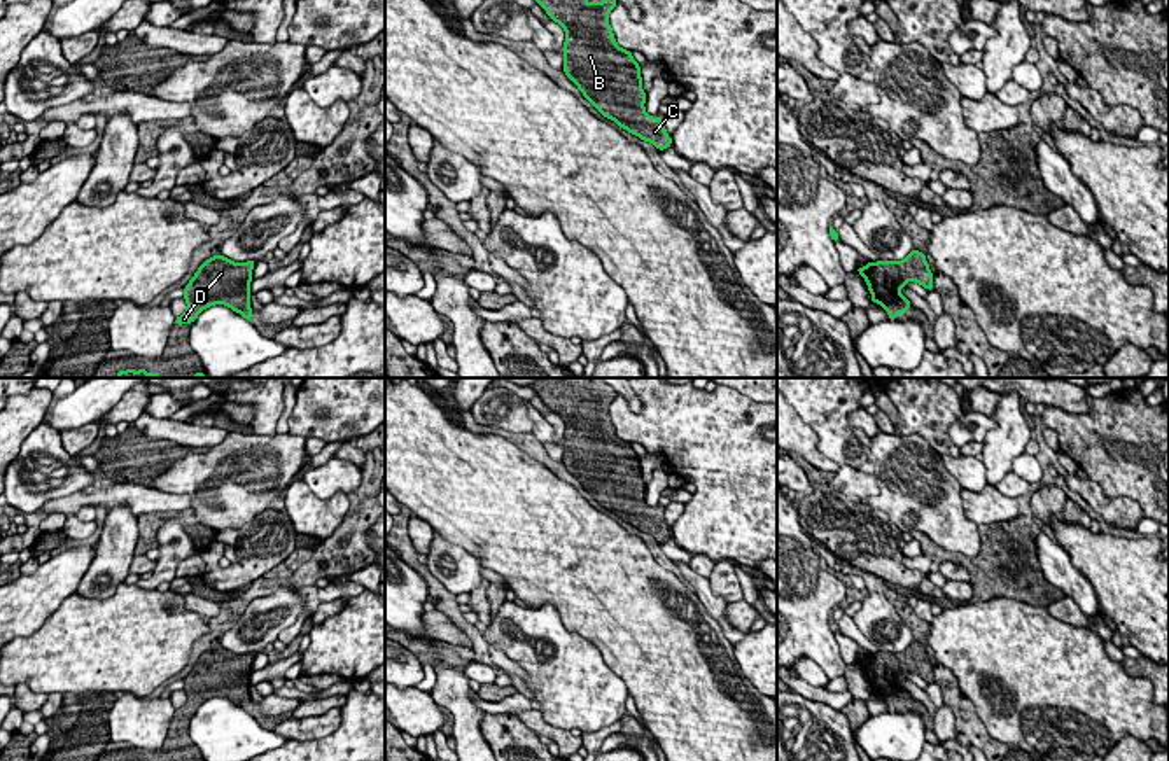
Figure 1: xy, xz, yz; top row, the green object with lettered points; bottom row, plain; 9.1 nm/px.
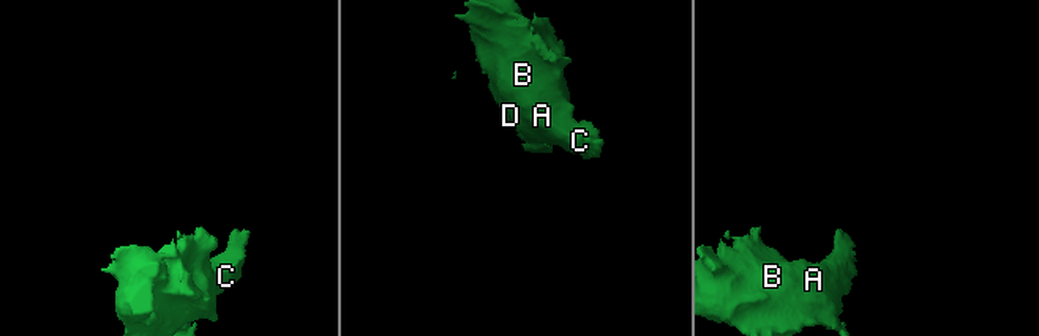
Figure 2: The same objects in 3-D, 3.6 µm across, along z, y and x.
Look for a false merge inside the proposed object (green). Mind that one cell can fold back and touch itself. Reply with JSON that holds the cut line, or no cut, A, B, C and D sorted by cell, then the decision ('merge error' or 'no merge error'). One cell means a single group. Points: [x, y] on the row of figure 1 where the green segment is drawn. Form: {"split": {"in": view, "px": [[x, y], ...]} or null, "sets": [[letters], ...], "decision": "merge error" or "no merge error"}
{"split": null, "sets": [["A", "B", "C", "D"]], "decision": "no merge error"}

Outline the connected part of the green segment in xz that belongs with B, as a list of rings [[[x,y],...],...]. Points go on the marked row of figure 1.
[[[536,0],[565,30],[565,75],[583,96],[620,128],[653,143],[658,150],[672,145],[662,117],[646,112],[640,65],[620,47],[609,14],[616,0]]]

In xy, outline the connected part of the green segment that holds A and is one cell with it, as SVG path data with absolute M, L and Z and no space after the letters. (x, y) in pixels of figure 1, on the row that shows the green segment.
M224 255L206 259L184 287L186 311L175 318L177 325L192 324L198 315L215 304L229 306L252 320L250 282L256 261L234 262Z

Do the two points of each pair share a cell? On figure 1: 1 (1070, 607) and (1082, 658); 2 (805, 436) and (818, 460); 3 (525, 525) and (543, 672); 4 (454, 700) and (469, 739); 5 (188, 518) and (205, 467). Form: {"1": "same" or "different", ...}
{"1": "different", "2": "same", "3": "different", "4": "same", "5": "different"}

